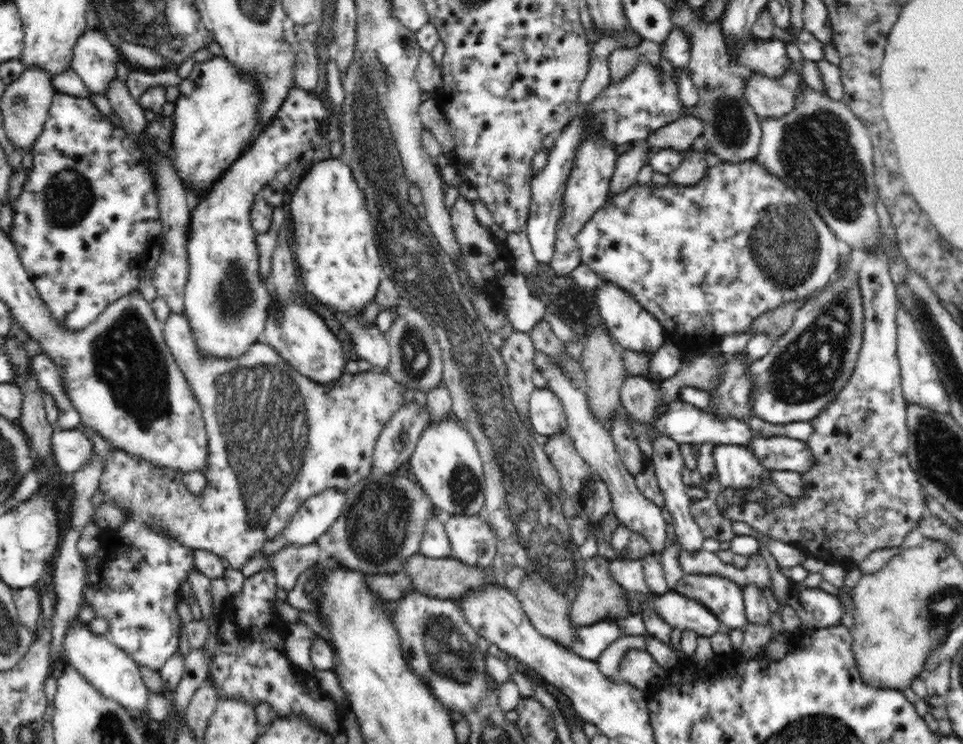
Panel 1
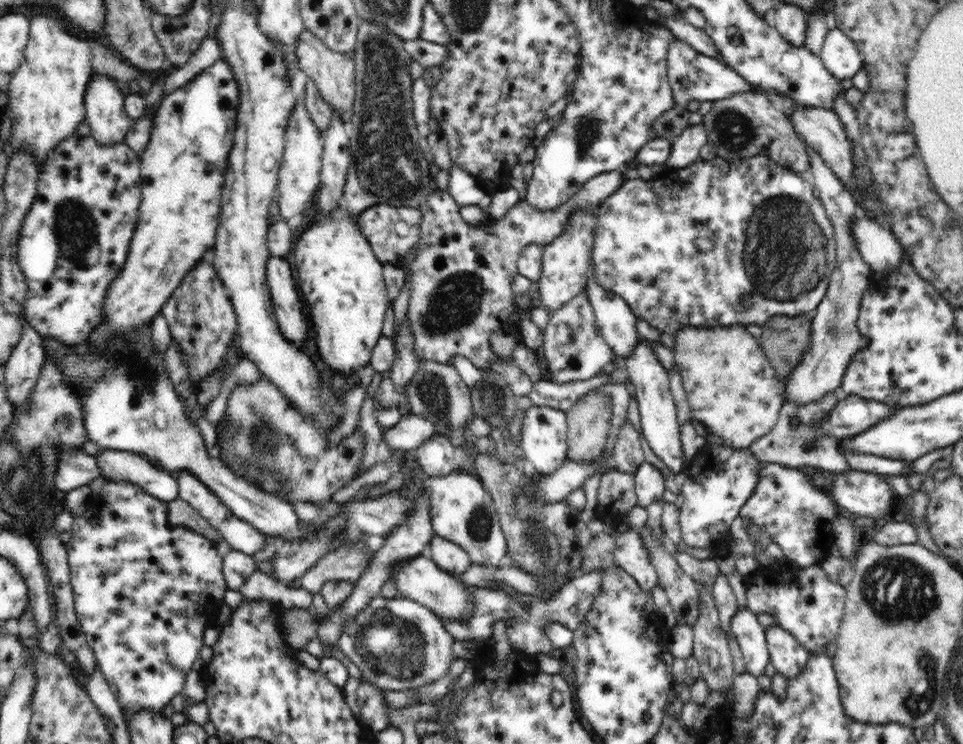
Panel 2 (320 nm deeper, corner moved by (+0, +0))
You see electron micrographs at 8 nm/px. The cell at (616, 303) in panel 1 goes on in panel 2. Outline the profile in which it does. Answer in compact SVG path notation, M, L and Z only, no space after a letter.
M641 339L638 340L632 356L621 361L628 371L629 380L635 386L635 398L638 401L641 437L648 442L654 454L672 471L673 474L684 476L688 461L681 446L681 424L677 420L677 406L670 391L669 376L665 366L658 360L652 348Z

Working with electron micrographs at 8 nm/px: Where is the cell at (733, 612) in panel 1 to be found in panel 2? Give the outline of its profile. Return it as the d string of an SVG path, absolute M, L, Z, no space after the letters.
M737 608L736 614L732 616L730 630L736 637L741 648L745 670L758 677L764 674L770 655L766 644L766 633L764 627L758 623L757 613L747 608Z

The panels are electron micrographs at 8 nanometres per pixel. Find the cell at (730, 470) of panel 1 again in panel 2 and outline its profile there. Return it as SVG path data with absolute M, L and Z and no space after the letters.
M766 463L761 464L759 476L755 492L740 510L739 516L746 523L764 526L771 542L783 550L784 559L793 561L800 568L819 565L833 545L832 520L842 513L838 506L802 473L802 469Z

